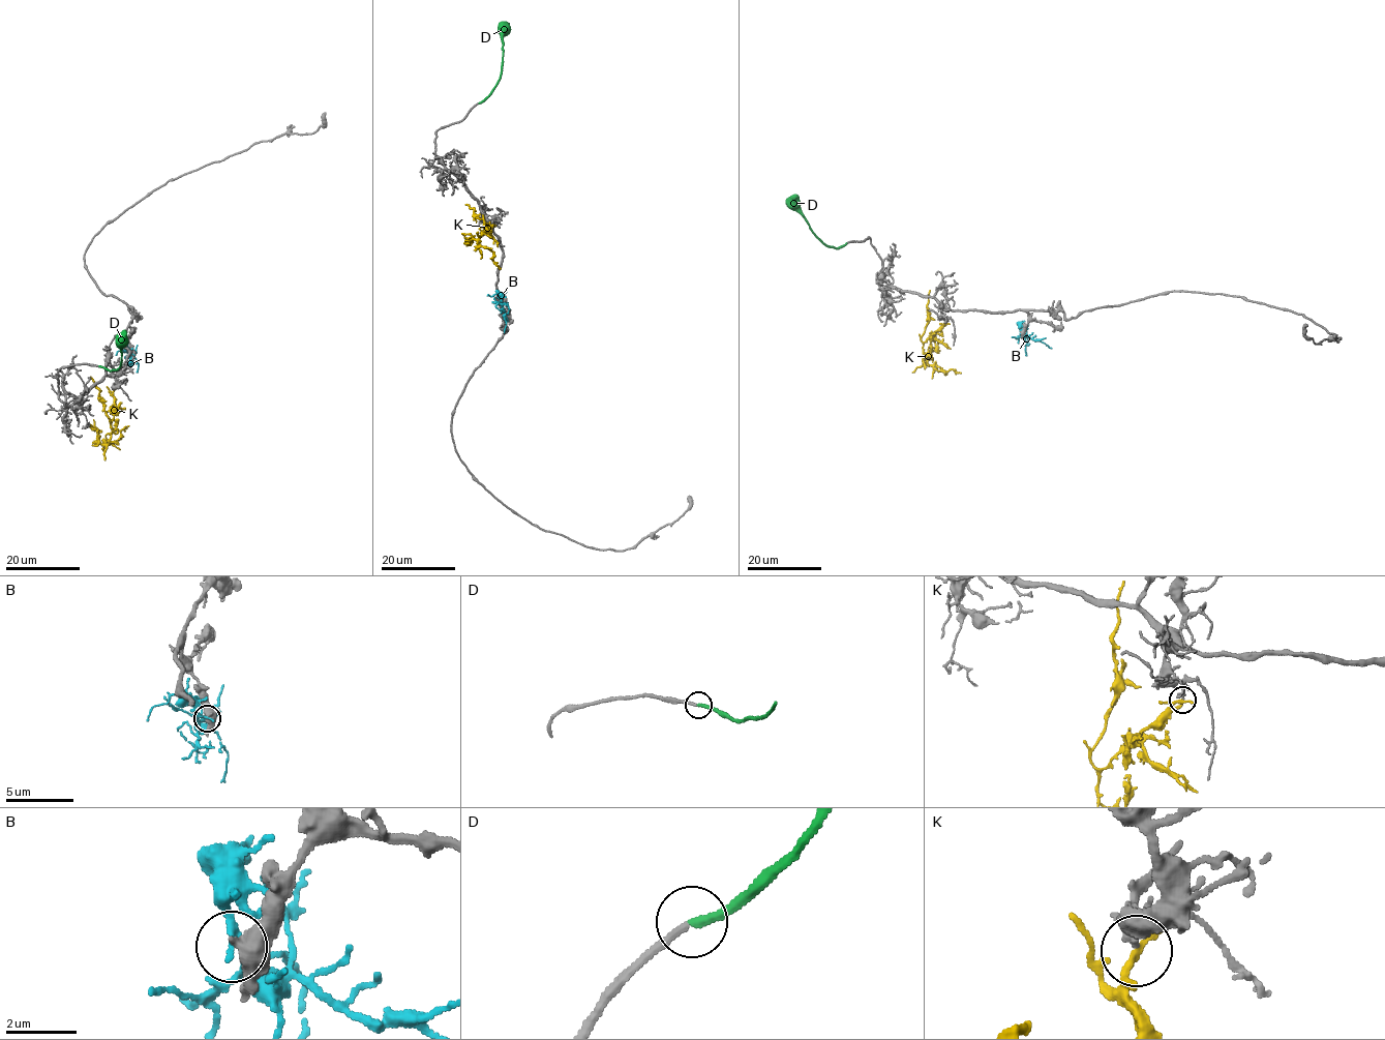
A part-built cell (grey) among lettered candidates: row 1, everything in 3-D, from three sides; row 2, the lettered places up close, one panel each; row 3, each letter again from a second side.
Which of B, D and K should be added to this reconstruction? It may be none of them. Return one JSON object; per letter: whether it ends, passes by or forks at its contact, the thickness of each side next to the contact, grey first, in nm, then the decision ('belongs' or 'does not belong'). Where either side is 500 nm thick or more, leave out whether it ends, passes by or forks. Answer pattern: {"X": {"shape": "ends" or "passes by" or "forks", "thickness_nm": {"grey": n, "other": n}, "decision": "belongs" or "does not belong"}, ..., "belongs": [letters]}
{"B": {"shape": "passes by", "thickness_nm": {"grey": 480, "other": 170}, "decision": "does not belong"}, "D": {"shape": "ends", "thickness_nm": {"grey": 200, "other": 260}, "decision": "belongs"}, "K": {"shape": "passes by", "thickness_nm": {"grey": 200, "other": 160}, "decision": "does not belong"}, "belongs": ["D"]}

